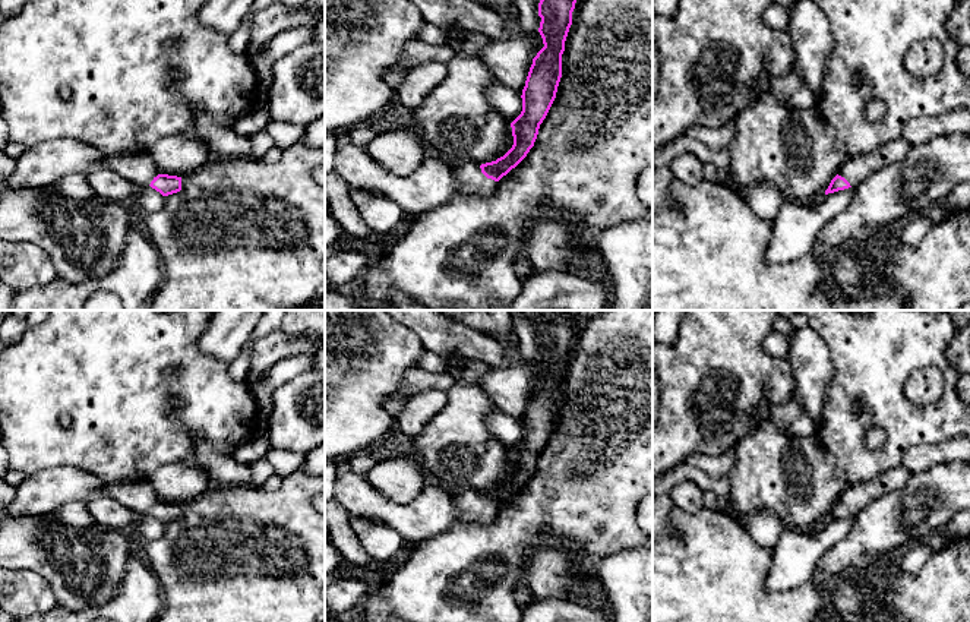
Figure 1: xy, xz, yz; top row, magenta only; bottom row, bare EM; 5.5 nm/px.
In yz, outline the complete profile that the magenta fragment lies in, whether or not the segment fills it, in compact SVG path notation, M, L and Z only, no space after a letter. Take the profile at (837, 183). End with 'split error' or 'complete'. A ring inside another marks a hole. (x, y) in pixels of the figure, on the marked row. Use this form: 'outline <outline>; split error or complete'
outline M894 139L869 154L859 157L850 157L838 170L838 174L831 180L825 195L844 190L849 187L856 187L872 173L901 161L911 145L903 139Z; split error

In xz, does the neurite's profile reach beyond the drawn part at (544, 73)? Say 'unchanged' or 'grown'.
grown

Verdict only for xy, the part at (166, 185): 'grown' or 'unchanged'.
grown

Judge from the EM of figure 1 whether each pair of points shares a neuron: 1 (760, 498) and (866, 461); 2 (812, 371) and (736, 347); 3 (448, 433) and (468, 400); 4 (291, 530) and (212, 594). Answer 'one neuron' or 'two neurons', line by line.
1: two neurons
2: two neurons
3: one neuron
4: one neuron

